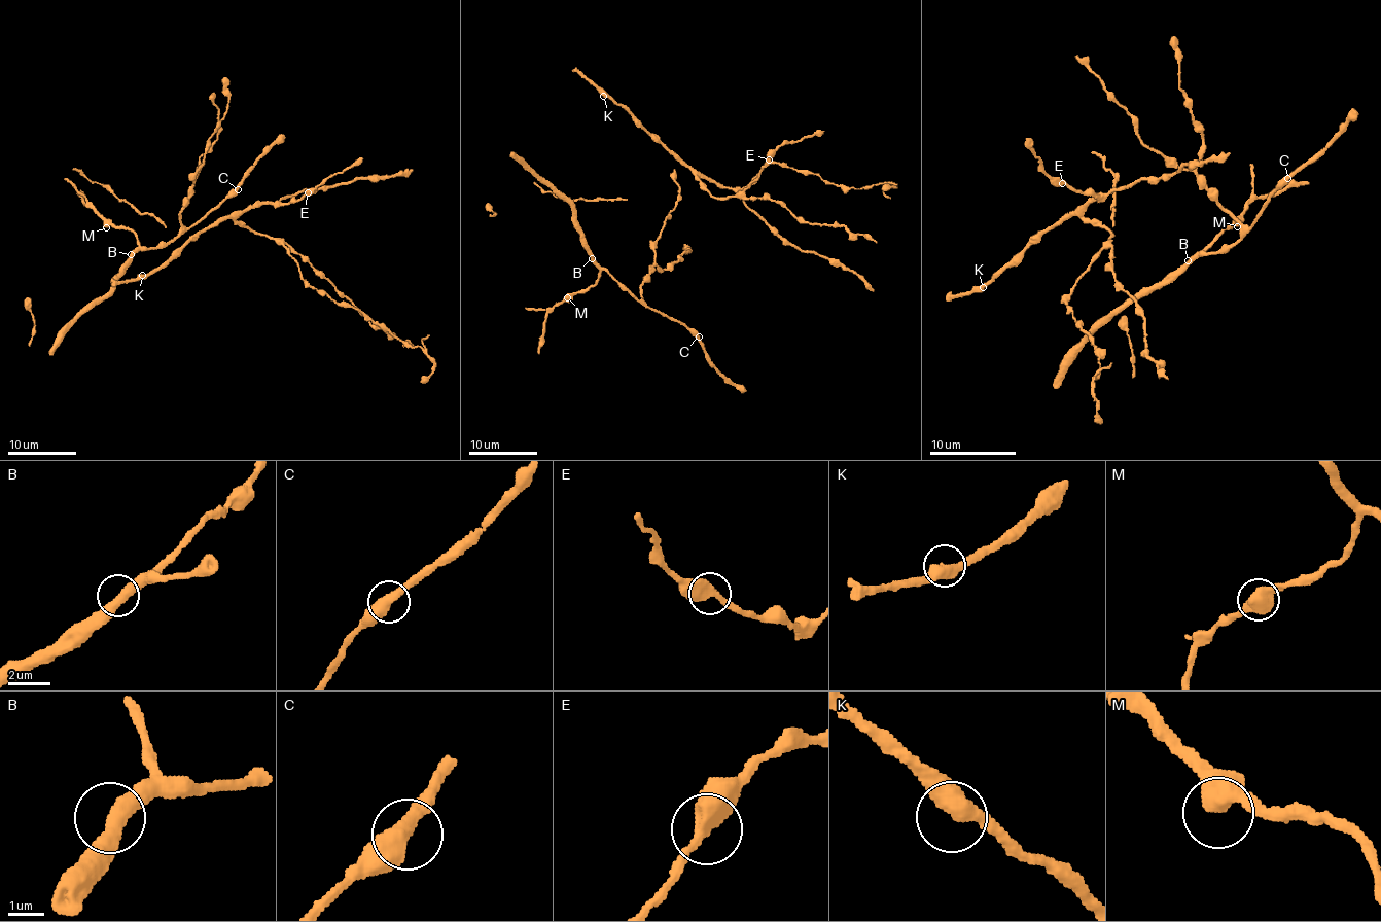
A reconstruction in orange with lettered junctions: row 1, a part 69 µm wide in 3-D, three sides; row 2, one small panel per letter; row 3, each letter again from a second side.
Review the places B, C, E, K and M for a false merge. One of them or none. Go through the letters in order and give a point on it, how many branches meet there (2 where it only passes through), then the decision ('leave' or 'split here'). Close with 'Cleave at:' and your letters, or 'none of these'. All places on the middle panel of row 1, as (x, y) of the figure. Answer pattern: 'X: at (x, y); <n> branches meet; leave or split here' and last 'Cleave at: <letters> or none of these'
B: at (592, 258); 2 branches meet; leave
C: at (699, 337); 2 branches meet; leave
E: at (769, 160); 2 branches meet; leave
K: at (603, 96); 2 branches meet; leave
M: at (567, 297); 2 branches meet; leave
Cleave at: none of these

